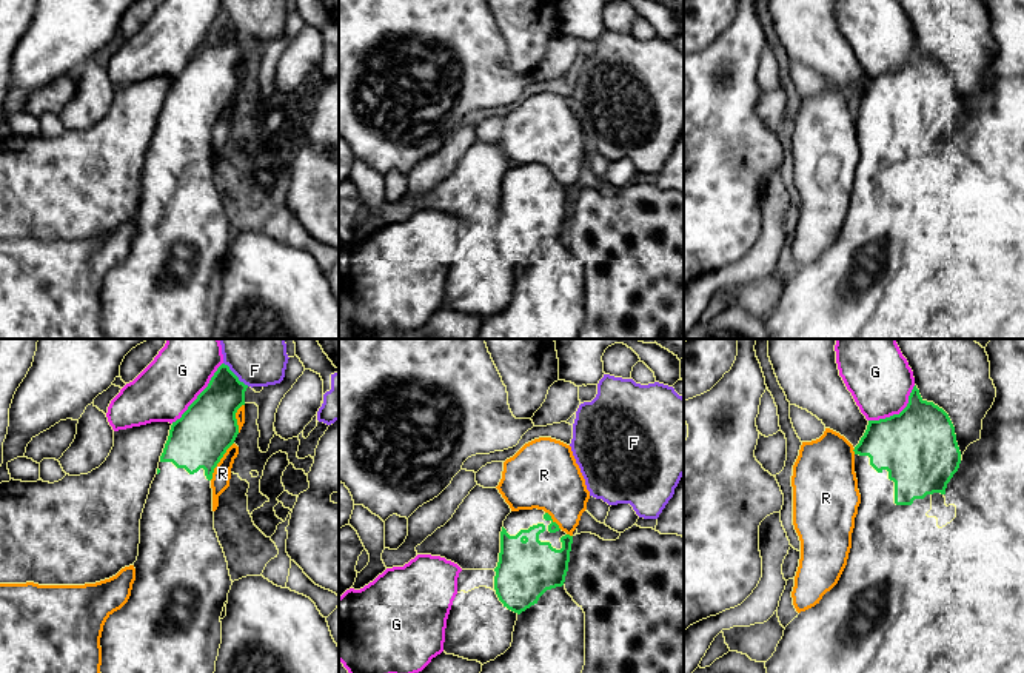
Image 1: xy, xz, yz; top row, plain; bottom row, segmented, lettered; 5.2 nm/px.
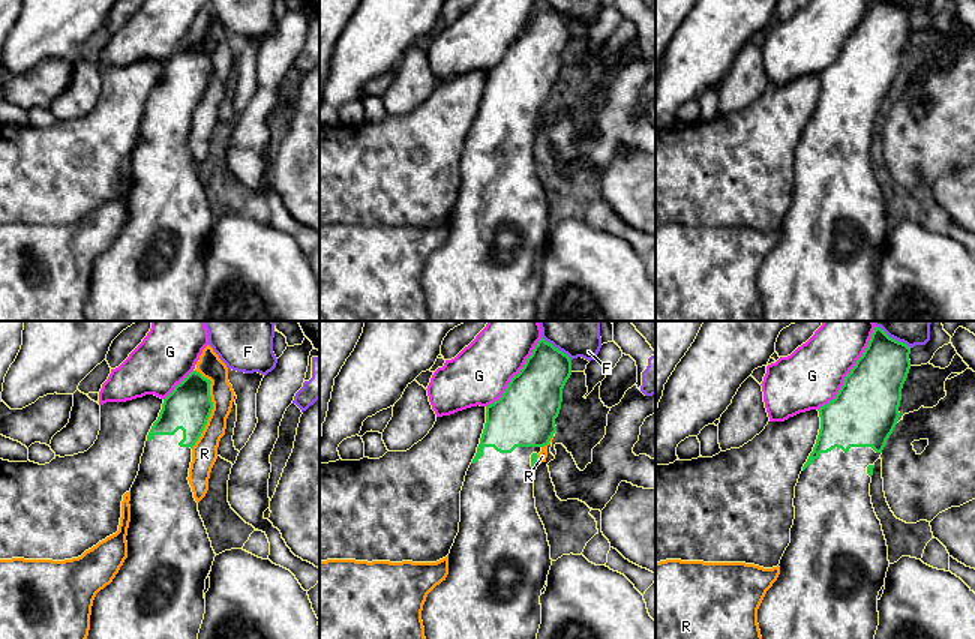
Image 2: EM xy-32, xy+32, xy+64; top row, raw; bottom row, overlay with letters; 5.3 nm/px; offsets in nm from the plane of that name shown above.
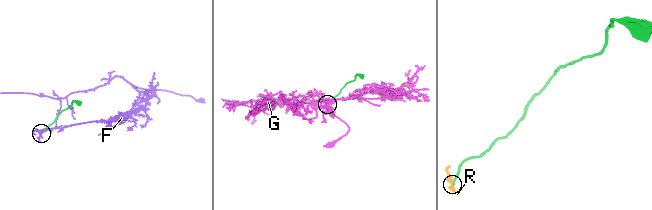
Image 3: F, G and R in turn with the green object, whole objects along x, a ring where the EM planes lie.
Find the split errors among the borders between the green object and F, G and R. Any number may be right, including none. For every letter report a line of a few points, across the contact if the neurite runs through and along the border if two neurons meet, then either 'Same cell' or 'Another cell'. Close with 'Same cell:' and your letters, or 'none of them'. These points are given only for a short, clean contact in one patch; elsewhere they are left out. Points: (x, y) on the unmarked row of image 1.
F: Line: xy (224, 17), (248, 40). Another cell
G: Another cell
R: Another cell
Same cell: none of them

